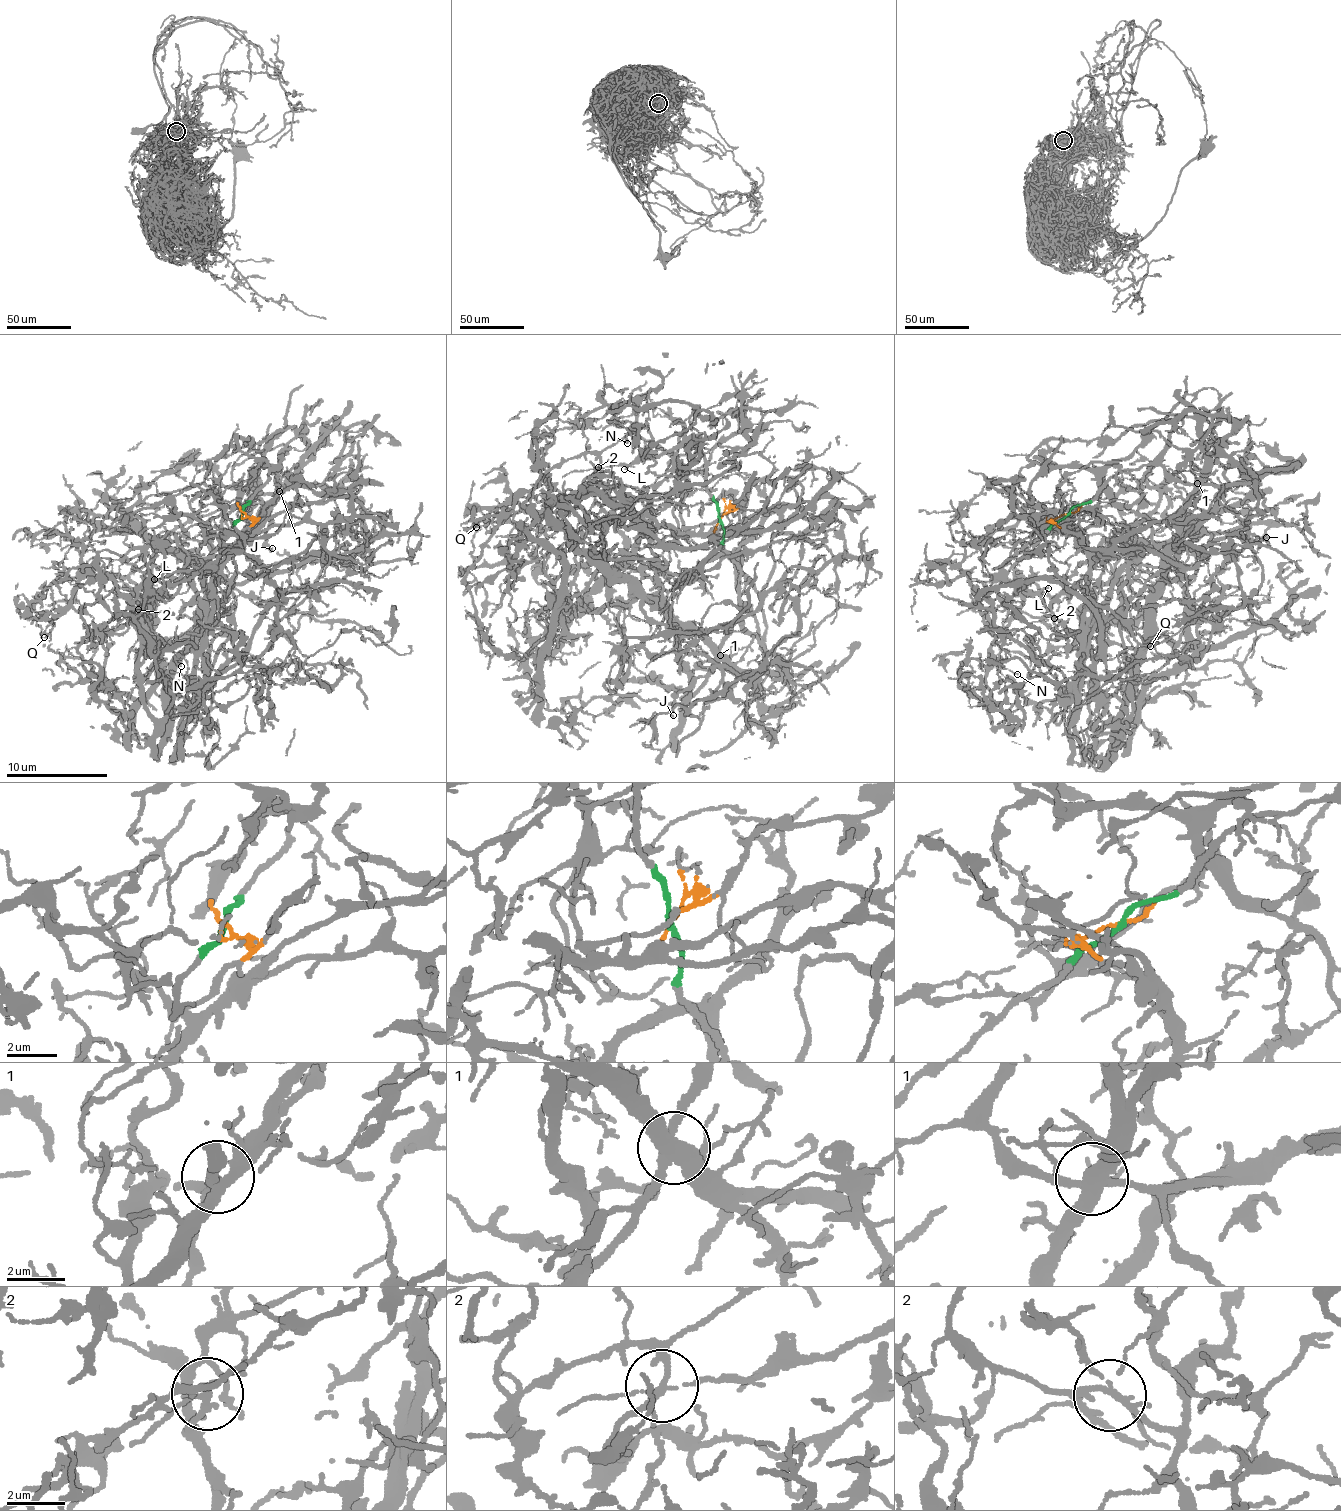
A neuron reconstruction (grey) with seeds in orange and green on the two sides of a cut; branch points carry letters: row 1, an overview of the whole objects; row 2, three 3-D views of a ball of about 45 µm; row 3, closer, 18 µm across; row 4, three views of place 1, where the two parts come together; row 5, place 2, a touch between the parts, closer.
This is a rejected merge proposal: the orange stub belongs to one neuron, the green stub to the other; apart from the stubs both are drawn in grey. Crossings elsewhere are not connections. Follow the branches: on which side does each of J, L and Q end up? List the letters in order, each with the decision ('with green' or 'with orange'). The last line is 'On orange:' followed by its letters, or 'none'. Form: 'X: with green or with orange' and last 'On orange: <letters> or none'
J: with green
L: with green
Q: with orange
On orange: Q

